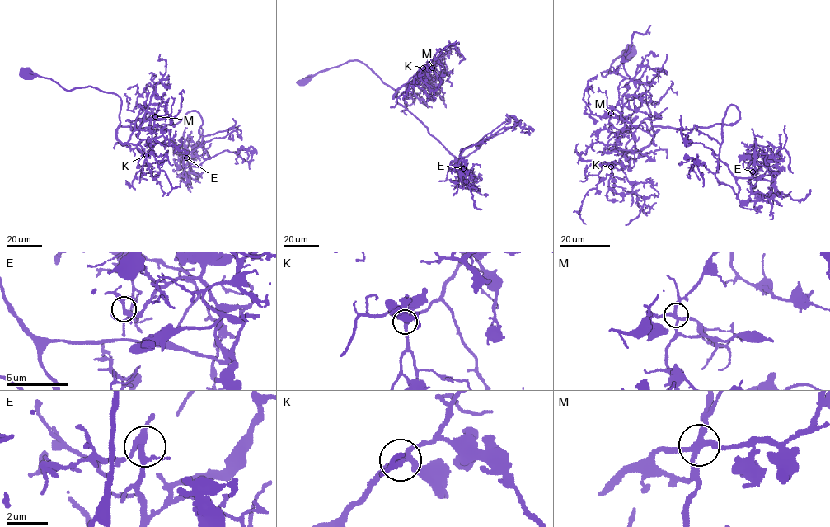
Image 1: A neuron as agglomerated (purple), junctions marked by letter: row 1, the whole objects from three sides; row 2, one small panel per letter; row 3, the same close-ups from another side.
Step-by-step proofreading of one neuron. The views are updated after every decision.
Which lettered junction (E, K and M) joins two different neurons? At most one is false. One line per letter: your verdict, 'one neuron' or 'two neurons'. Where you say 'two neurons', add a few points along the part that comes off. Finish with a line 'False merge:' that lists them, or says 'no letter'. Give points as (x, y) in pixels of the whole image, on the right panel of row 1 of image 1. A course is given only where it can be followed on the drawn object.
E: one neuron
K: one neuron
M: one neuron
False merge: no letter

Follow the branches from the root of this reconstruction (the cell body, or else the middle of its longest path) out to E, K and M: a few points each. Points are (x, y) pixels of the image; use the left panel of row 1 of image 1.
E: (25, 73), (115, 93), (119, 125), (175, 124), (195, 110), (203, 138), (184, 162), (179, 150), (186, 157)
K: (25, 73), (50, 78), (67, 90), (92, 87), (115, 93), (121, 101), (116, 138), (146, 155)
M: (25, 73), (50, 78), (67, 90), (92, 87), (115, 93), (121, 101), (116, 138), (122, 143), (155, 116)

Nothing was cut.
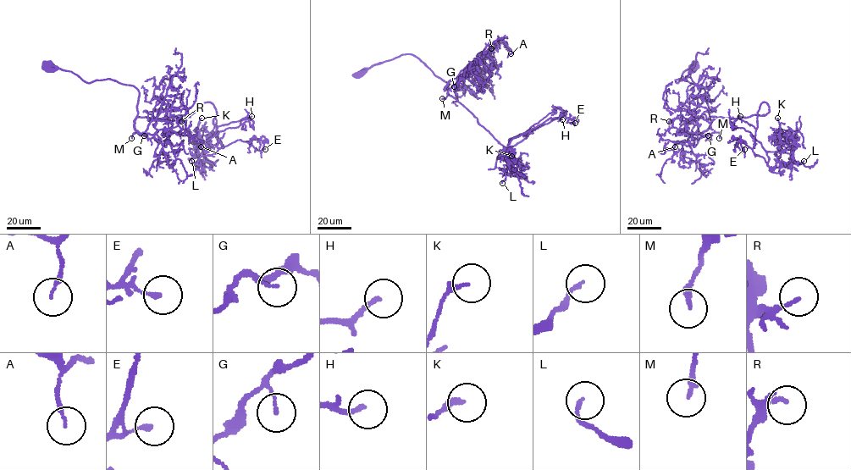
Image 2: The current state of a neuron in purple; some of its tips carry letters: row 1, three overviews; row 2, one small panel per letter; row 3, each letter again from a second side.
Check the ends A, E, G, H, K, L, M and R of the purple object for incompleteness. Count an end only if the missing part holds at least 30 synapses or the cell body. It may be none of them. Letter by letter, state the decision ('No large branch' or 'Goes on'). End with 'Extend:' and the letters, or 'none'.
A: No large branch
E: No large branch
G: No large branch
H: Goes on
K: No large branch
L: No large branch
M: No large branch
R: No large branch
Extend: H

